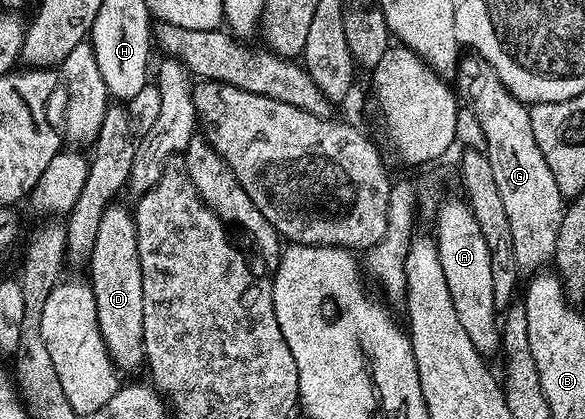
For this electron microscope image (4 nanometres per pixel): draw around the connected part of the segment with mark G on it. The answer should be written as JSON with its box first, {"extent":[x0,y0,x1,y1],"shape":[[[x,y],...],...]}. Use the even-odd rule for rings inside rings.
{"extent":[465,68,567,270],"shape":[[[483,68],[483,73],[474,73],[466,85],[465,104],[480,119],[480,127],[484,130],[486,148],[484,150],[488,164],[496,178],[496,188],[500,191],[500,199],[504,202],[504,212],[508,214],[508,223],[512,226],[512,248],[516,251],[516,263],[519,270],[541,270],[554,260],[556,251],[556,235],[560,235],[560,223],[567,207],[560,187],[556,187],[556,179],[552,171],[548,171],[548,163],[536,143],[536,135],[532,135],[532,119],[527,102],[516,99],[500,83],[500,75],[492,68]]]}

